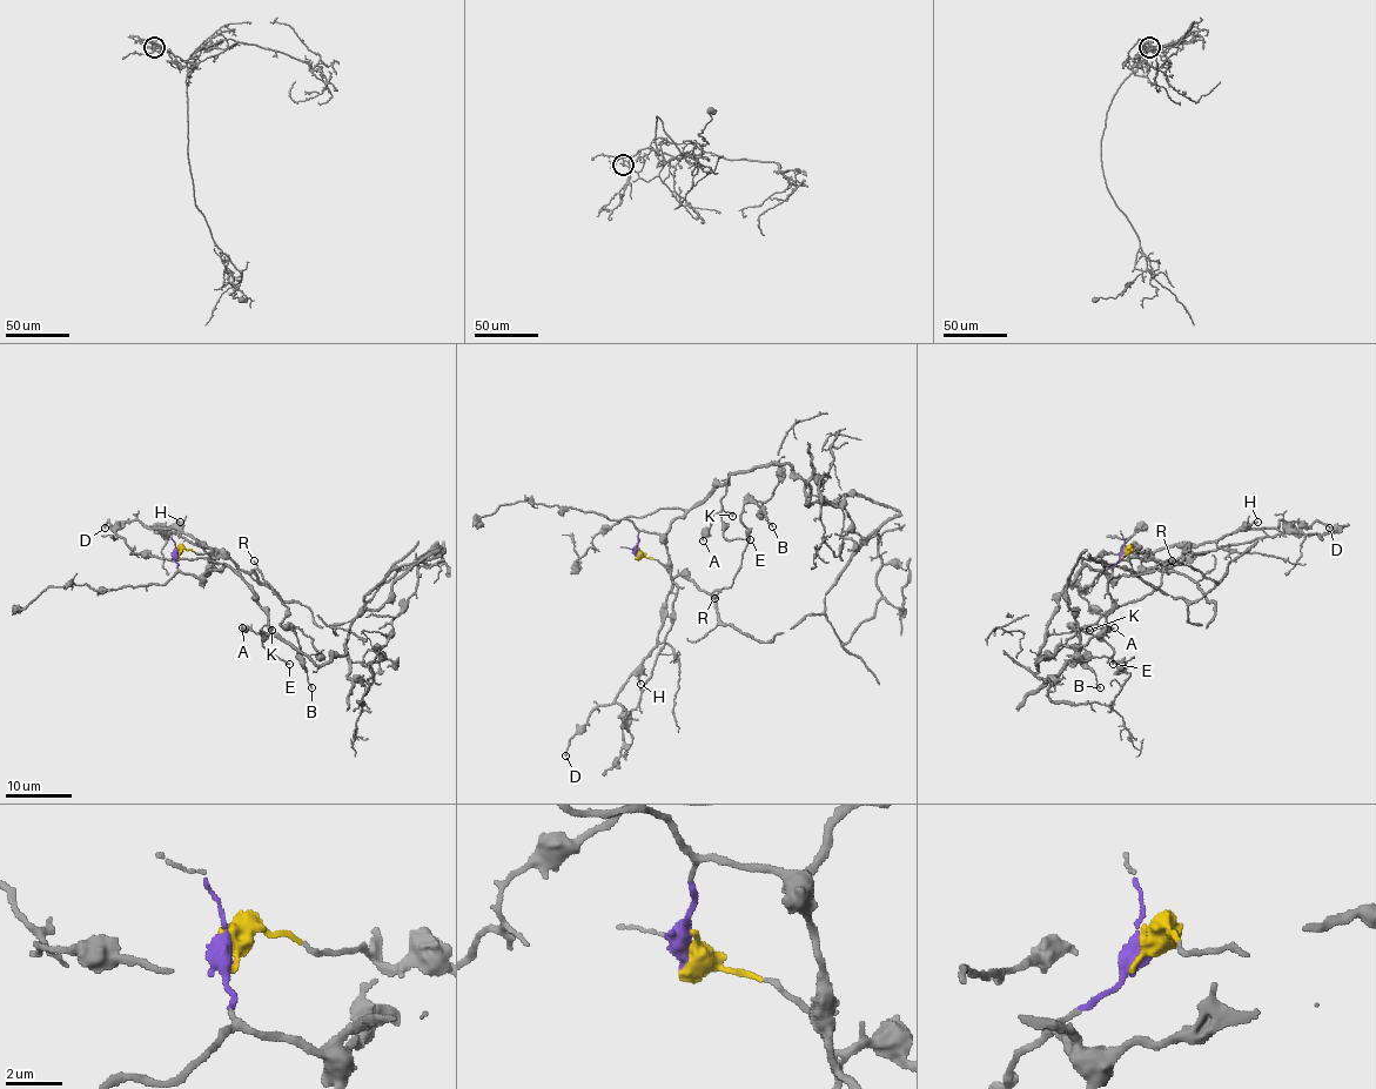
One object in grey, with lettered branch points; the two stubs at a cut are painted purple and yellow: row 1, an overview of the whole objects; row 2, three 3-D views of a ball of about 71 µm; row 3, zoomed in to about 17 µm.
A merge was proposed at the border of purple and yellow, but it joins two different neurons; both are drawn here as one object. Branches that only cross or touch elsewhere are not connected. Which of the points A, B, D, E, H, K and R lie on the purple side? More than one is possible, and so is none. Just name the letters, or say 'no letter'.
A, E, K

